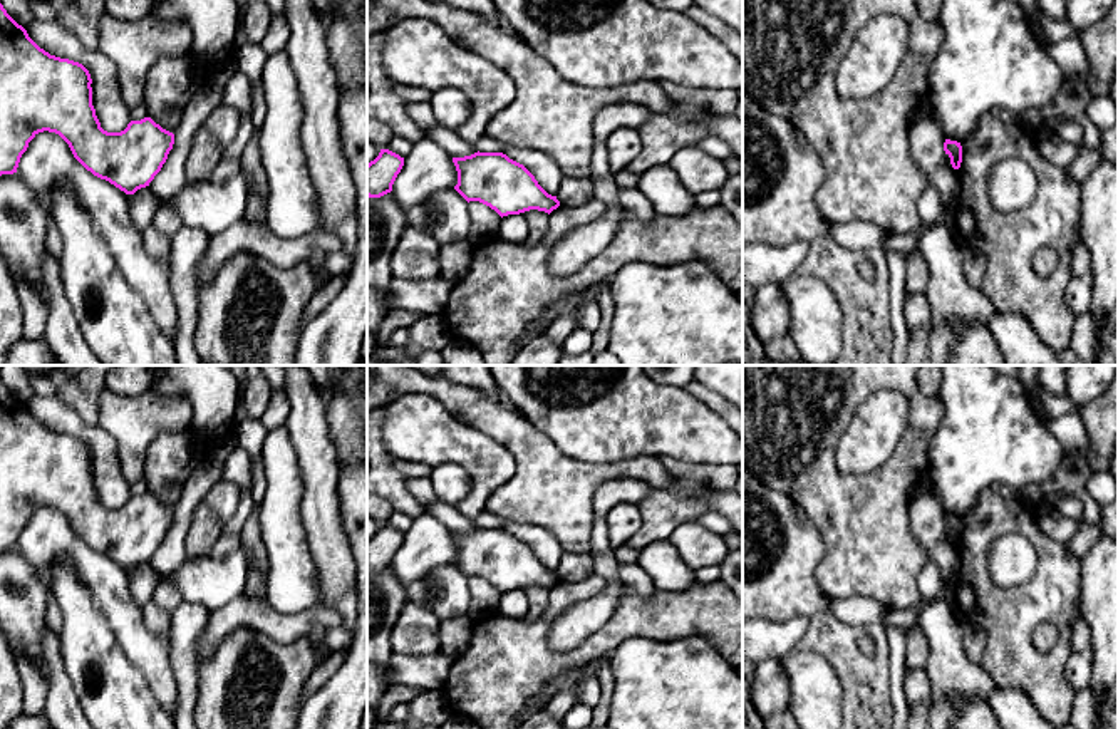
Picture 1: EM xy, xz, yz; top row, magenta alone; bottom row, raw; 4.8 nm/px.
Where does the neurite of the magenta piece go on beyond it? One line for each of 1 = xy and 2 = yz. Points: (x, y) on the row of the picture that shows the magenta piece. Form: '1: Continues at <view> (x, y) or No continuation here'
1: No continuation here
2: No continuation here

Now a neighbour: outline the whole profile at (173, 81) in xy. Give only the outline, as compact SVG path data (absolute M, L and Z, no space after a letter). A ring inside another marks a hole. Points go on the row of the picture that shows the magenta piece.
M194 54L158 60L146 79L142 106L148 109L148 117L174 132L188 102L203 84L204 65Z

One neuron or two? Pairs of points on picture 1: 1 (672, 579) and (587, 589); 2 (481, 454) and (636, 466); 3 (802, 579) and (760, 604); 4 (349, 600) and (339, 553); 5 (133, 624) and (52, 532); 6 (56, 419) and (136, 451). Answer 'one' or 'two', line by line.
1: two
2: two
3: one
4: two
5: one
6: two

